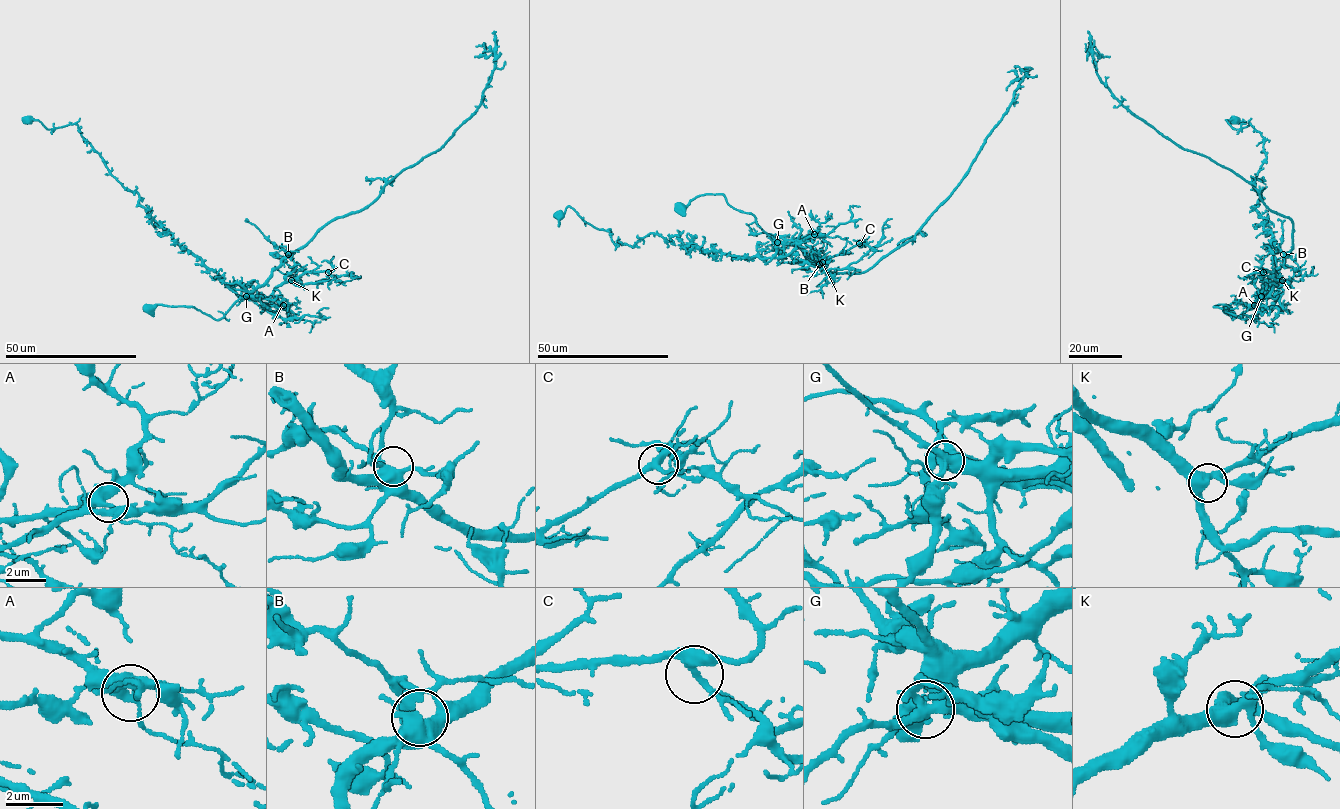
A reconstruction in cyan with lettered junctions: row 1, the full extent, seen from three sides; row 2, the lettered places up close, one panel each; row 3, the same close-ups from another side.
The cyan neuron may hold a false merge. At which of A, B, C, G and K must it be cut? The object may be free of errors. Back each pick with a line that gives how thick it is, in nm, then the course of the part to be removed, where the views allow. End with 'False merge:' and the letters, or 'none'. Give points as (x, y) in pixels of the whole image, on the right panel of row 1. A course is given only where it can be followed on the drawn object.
G: Thickness 440 nm. Course of the part to remove: (1261, 296), (1276, 296), (1278, 275), (1267, 220), (1255, 207), (1263, 137), (1225, 120), (1245, 123)
False merge: G

